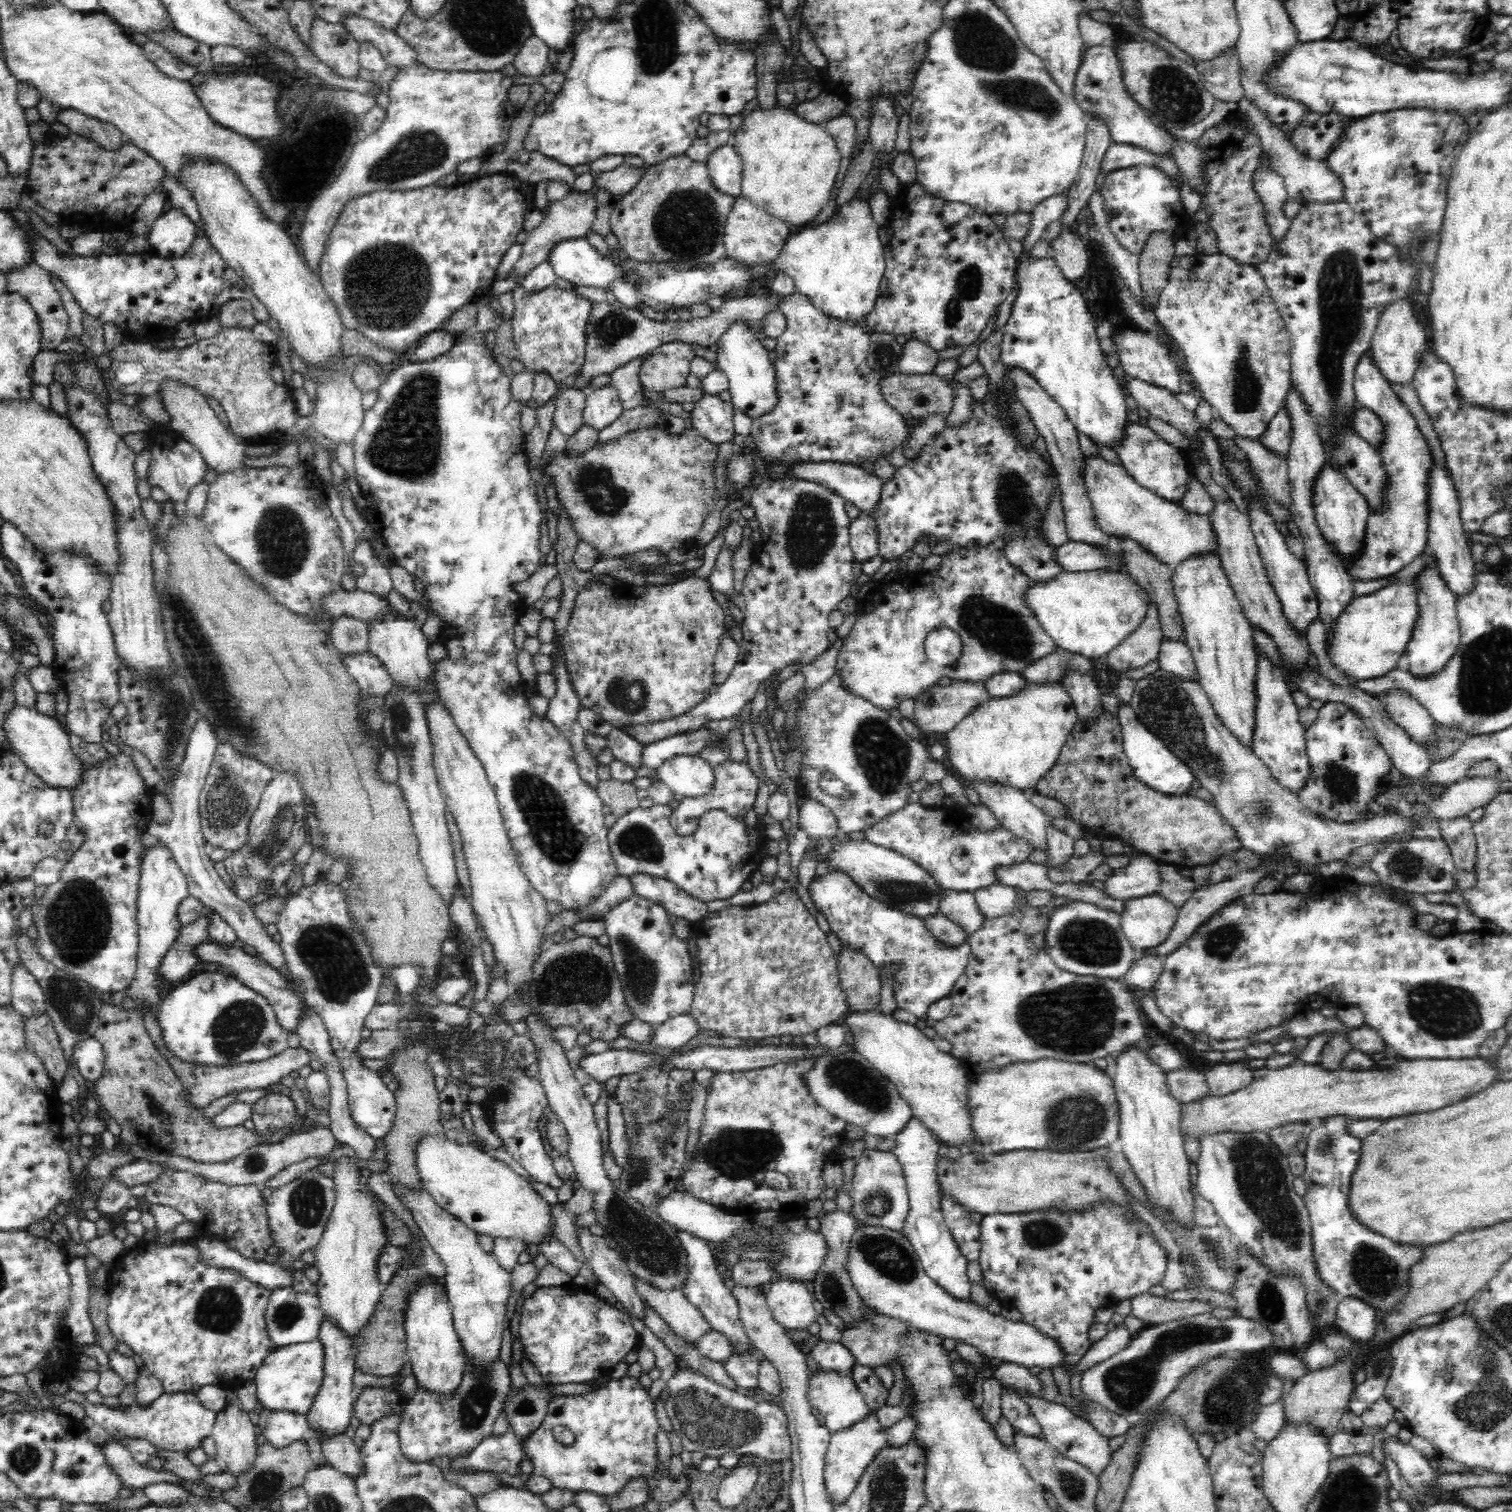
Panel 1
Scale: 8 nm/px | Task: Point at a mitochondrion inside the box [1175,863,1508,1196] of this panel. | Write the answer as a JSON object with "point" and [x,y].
{"point":[1446,1011]}

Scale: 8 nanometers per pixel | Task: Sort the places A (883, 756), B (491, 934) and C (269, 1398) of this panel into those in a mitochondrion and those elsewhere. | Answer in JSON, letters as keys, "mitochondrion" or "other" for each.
{"A":"mitochondrion","B":"other","C":"other"}

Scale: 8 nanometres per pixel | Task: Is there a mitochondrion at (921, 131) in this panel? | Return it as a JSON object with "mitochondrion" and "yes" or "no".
{"mitochondrion":"no"}

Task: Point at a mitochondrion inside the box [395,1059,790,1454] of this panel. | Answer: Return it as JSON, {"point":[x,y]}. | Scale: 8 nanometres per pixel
{"point":[707,1421]}

